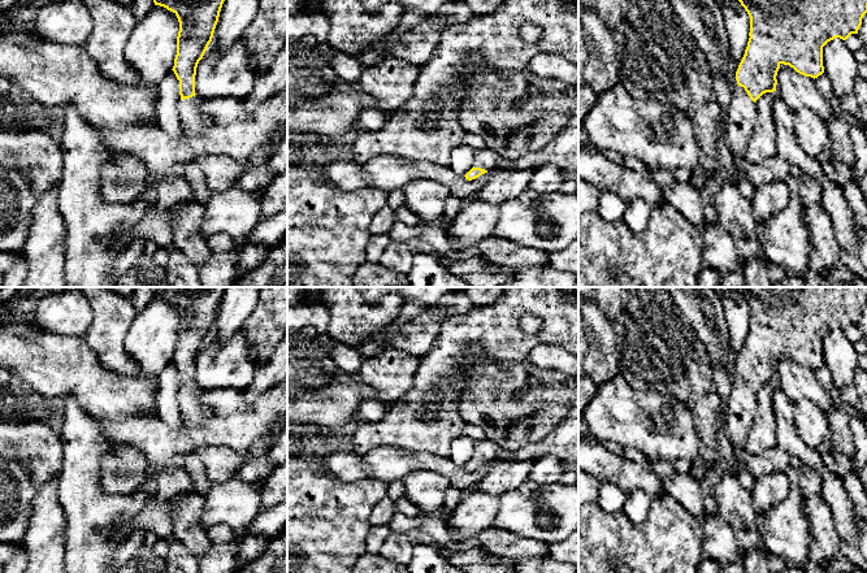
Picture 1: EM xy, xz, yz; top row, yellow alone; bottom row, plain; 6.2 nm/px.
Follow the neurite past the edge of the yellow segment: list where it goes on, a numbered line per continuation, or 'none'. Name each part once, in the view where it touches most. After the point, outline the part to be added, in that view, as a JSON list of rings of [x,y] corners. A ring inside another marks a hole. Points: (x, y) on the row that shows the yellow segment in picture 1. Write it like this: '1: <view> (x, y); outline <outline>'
1: yz (742, 111); outline [[[741,86],[732,90],[728,116],[725,142],[738,162],[746,161],[747,140],[757,120],[757,105]]]

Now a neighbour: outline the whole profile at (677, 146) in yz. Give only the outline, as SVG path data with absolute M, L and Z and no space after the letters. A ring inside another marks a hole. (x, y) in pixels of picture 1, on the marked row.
M621 82L598 94L581 129L598 151L614 149L624 157L636 157L649 169L701 169L701 149L693 122L671 104L654 97L636 99Z

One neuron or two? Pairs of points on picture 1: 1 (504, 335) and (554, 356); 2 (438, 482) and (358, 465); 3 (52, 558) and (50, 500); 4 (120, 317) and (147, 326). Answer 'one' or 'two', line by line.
1: two
2: two
3: one
4: two

